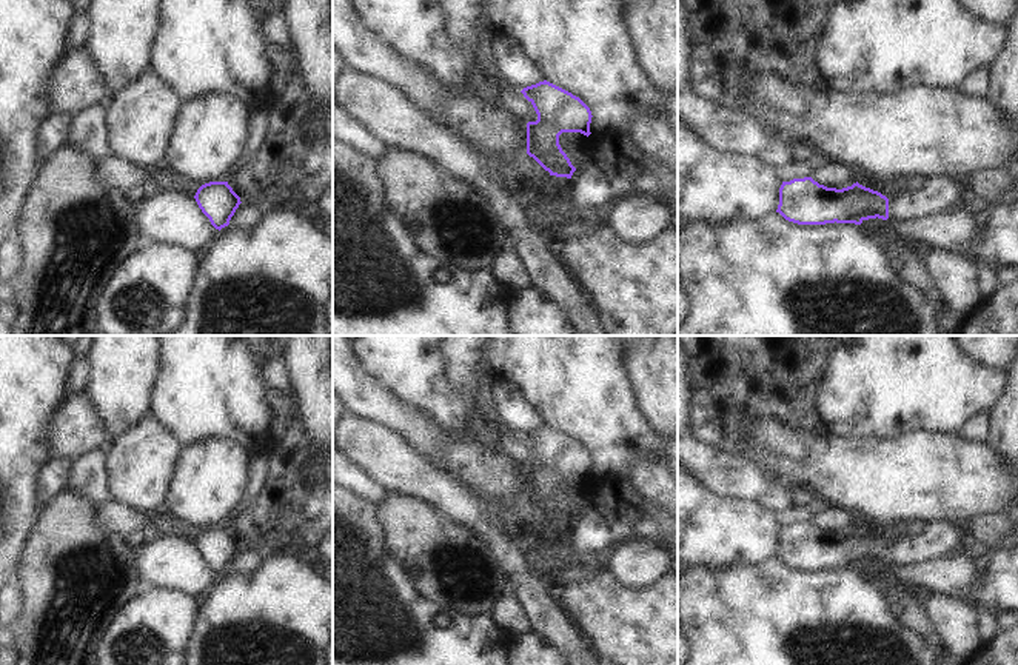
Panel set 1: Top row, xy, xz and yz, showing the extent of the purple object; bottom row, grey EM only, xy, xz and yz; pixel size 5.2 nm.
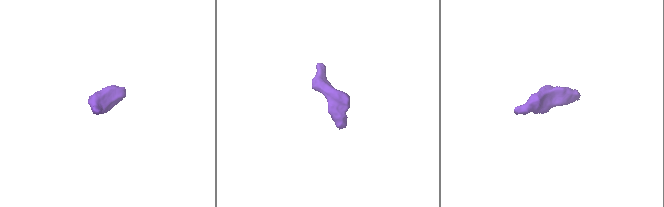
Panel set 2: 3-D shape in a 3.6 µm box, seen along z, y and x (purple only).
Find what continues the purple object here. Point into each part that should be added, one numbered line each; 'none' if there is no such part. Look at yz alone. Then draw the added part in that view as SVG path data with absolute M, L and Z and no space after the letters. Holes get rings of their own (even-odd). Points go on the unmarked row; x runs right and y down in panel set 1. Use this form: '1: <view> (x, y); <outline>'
1: yz (940, 538); M946 520L929 522L923 533L912 539L896 537L889 543L890 565L915 565L924 560L947 557L961 553L972 542L963 523Z

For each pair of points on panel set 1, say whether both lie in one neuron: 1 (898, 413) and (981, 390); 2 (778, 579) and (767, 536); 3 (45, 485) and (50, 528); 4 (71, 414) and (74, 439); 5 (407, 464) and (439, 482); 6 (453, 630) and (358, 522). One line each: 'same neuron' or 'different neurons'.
1: same neuron
2: different neurons
3: different neurons
4: same neuron
5: same neuron
6: same neuron

